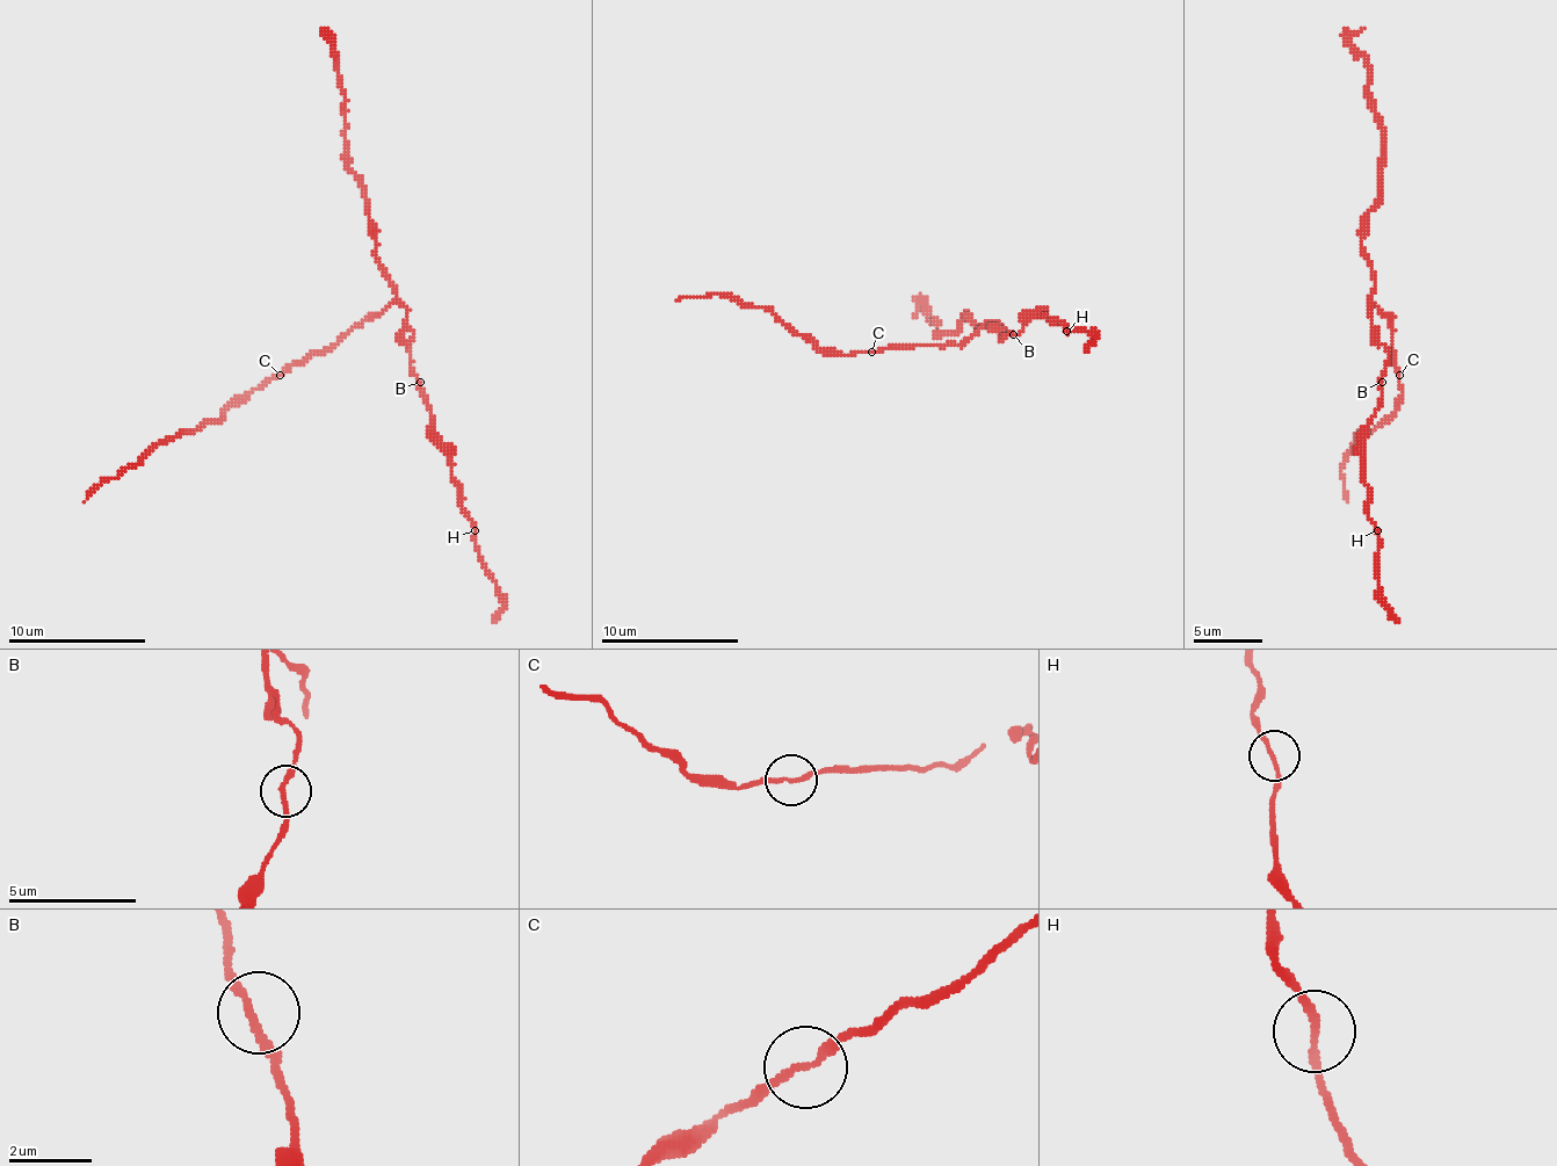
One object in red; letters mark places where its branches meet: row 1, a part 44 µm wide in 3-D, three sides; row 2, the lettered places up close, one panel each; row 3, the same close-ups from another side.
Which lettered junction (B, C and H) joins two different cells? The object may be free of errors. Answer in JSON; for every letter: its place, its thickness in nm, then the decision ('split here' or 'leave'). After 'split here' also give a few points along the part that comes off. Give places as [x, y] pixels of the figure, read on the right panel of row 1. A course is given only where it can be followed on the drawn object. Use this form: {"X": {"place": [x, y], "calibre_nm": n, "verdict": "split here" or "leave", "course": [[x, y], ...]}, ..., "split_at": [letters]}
{"B": {"place": [1382, 382], "calibre_nm": 180, "verdict": "leave"}, "C": {"place": [1399, 375], "calibre_nm": 160, "verdict": "leave"}, "H": {"place": [1377, 530], "calibre_nm": 160, "verdict": "split here", "course": [[1378, 529], [1378, 595], [1399, 622]]}, "split_at": ["H"]}

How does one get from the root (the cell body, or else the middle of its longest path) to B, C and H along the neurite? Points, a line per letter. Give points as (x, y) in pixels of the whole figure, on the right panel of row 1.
B: (1378, 310), (1371, 303), (1371, 331), (1389, 354), (1382, 382)
C: (1378, 310), (1392, 320), (1392, 357), (1399, 375)
H: (1378, 310), (1371, 303), (1371, 331), (1389, 364), (1382, 403), (1364, 440), (1368, 515), (1378, 529)

